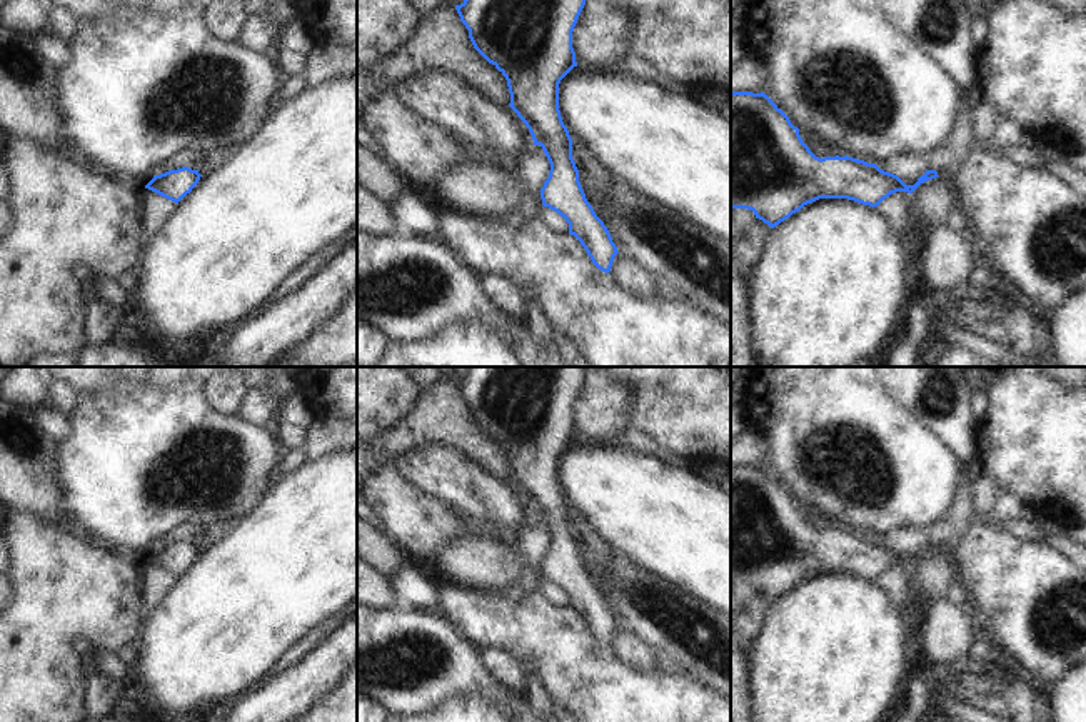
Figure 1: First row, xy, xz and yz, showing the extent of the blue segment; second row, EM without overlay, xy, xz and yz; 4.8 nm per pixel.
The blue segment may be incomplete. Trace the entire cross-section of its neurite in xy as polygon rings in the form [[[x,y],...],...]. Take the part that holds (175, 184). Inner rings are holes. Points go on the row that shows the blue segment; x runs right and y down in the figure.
[[[182,167],[177,170],[168,170],[153,178],[145,185],[145,188],[178,203],[200,180],[199,170]]]

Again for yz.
[[[731,92],[731,210],[752,210],[771,228],[819,198],[847,198],[877,207],[891,193],[913,193],[936,177],[936,170],[926,170],[914,185],[906,185],[876,163],[847,155],[819,158],[802,142],[799,128],[764,92]]]

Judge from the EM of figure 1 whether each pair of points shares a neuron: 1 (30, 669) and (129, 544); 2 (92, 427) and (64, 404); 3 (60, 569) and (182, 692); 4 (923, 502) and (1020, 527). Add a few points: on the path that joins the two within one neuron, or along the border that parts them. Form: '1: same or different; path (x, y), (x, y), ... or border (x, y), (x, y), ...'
1: different; border (84, 539), (142, 562)
2: different; border (75, 392), (75, 402), (64, 414)
3: different; border (144, 611), (137, 637), (132, 644)
4: different; border (1033, 521), (998, 522)

